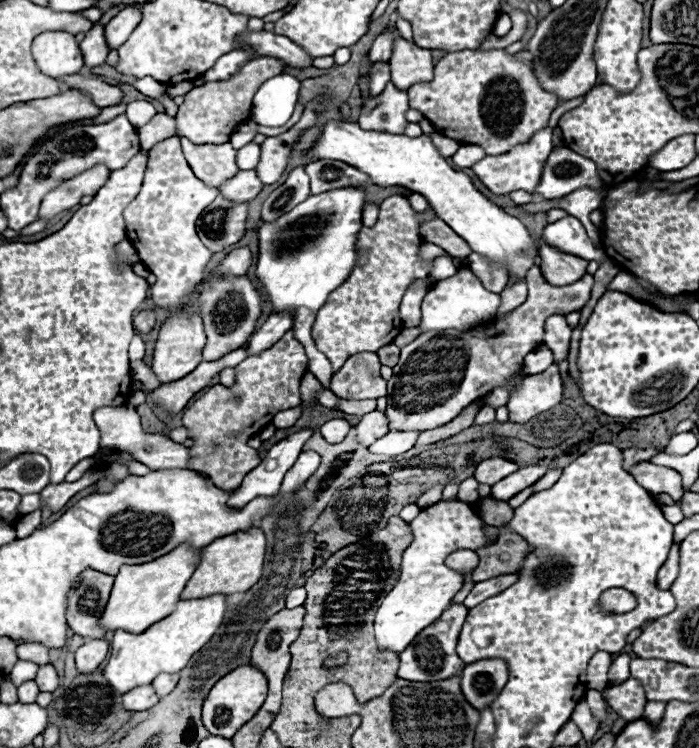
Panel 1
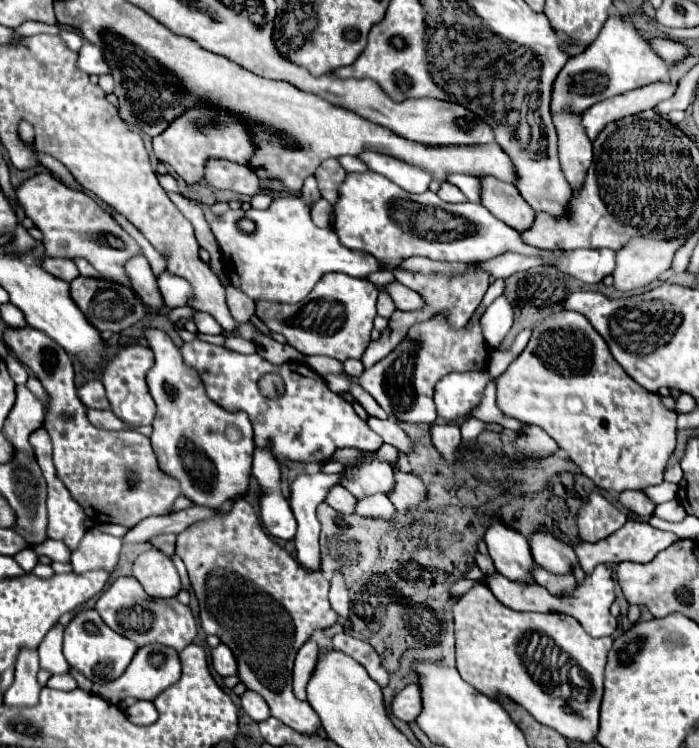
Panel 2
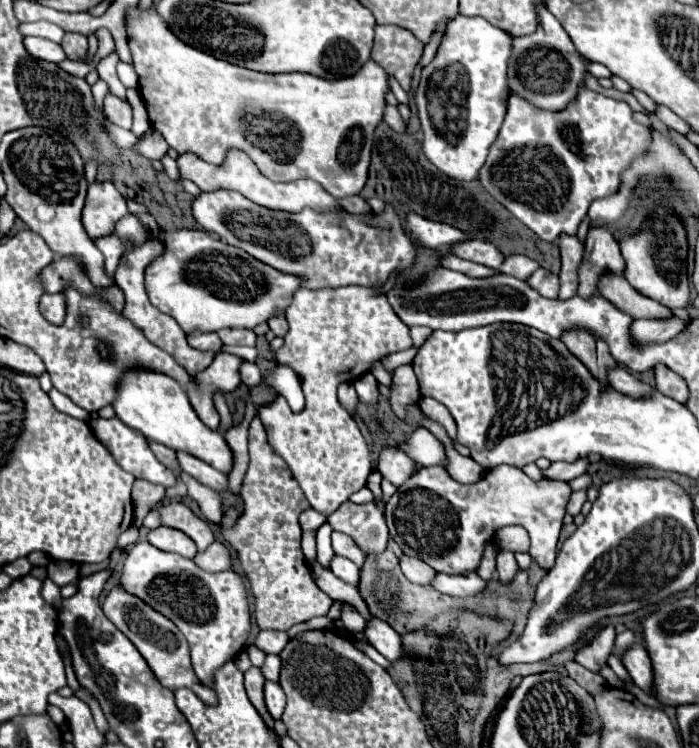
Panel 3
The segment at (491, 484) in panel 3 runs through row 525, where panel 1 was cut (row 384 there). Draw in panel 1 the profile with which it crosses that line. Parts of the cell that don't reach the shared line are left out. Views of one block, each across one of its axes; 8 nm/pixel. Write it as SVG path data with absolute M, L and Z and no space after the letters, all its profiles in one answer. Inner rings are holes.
M540 268L526 274L528 298L502 320L492 320L470 332L426 332L402 348L394 376L388 380L388 430L424 432L454 420L476 398L494 388L510 386L522 376L522 360L544 340L544 322L552 314L570 314L582 310L590 300L594 278L584 274L568 286L548 286ZM552 366L540 374L522 376L520 384L510 390L506 402L508 420L524 424L540 412L546 412L562 402L562 382L558 366Z

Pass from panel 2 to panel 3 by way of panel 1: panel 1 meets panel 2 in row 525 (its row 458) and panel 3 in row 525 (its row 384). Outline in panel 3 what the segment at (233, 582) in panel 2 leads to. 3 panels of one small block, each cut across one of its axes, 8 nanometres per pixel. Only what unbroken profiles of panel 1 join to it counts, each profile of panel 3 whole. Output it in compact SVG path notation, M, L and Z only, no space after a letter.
M252 418L250 422L248 450L250 464L242 480L242 500L246 504L246 514L240 516L232 528L222 528L222 499L216 490L210 490L188 474L180 474L180 478L188 488L188 496L198 502L204 518L220 526L224 542L236 550L244 576L248 578L254 594L254 616L260 630L290 630L300 622L308 622L310 618L326 616L332 606L332 598L314 584L300 548L302 530L298 516L302 510L308 510L310 504L294 480L292 470L272 450L272 446L268 446L266 430L260 418Z

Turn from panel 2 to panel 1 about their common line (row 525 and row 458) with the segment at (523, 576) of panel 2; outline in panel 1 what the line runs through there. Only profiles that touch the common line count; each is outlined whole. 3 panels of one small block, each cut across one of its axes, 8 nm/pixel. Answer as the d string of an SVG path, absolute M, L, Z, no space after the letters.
M488 458L488 460L482 460L478 466L476 466L476 472L474 472L474 478L480 482L480 484L496 484L498 480L510 476L512 472L516 472L518 466L510 460L504 460L504 458Z

